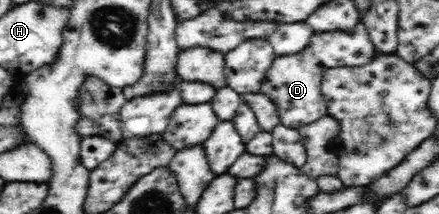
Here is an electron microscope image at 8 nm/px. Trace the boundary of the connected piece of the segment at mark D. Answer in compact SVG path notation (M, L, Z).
M360 21L350 31L315 33L306 50L289 57L276 57L266 70L261 94L268 95L276 104L280 122L288 128L300 128L328 116L328 107L321 92L322 77L329 69L344 66L364 66L378 56L364 23Z

